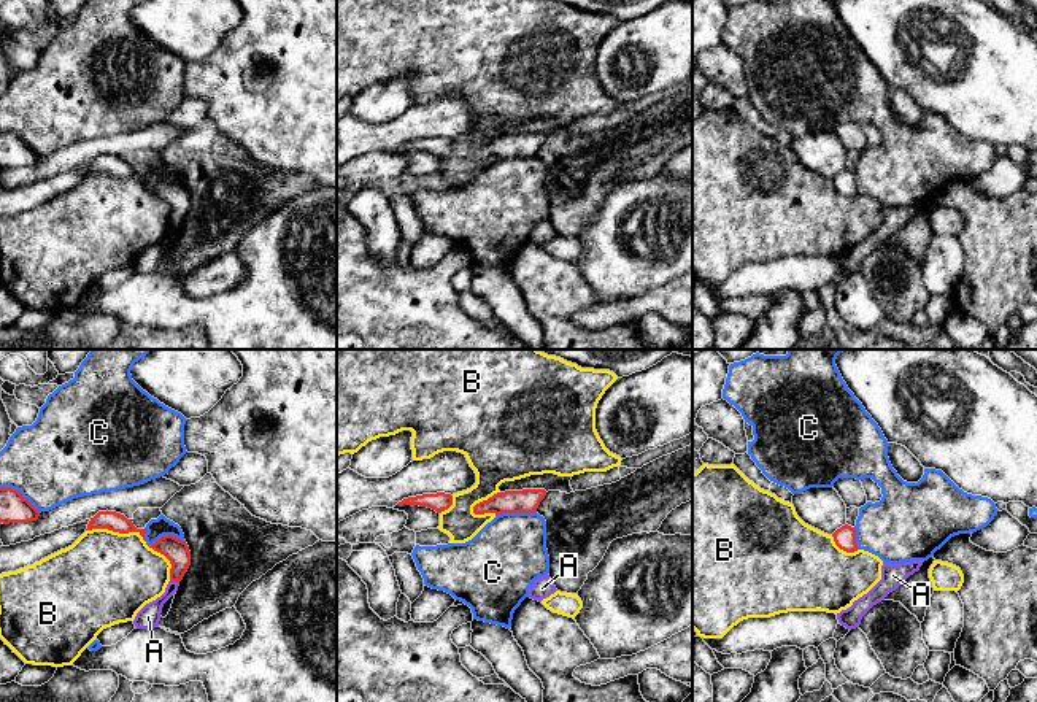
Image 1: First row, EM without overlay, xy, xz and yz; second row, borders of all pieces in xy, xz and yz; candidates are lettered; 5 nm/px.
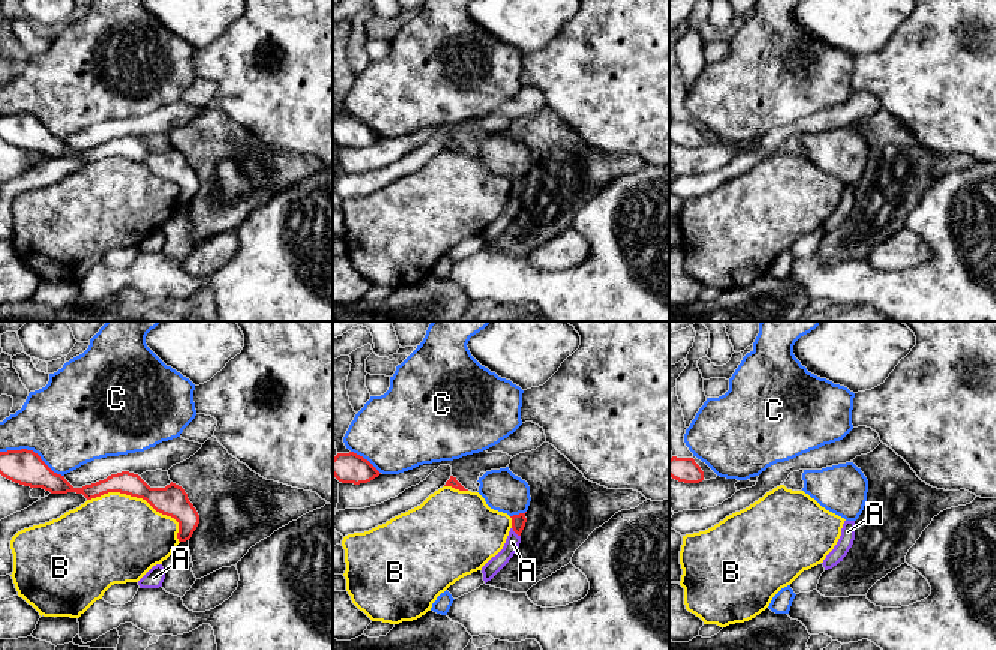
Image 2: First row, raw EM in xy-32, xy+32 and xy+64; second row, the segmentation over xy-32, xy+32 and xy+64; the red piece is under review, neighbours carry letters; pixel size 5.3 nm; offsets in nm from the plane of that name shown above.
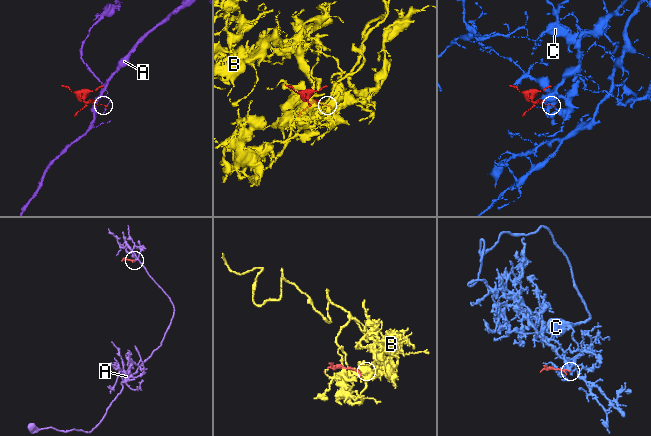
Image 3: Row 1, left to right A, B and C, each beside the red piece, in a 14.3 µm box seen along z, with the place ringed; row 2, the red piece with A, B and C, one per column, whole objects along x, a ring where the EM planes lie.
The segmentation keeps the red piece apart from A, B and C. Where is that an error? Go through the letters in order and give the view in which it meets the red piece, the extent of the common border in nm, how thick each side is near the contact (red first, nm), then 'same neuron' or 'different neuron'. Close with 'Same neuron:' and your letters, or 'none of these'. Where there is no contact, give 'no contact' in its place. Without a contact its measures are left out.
A: contact in xy; length 50 nm; calibres 120 and 110 nm; different neuron
B: contact in xy; length 500 nm; calibres 100 and 420 nm; different neuron
C: contact in xy; length 220 nm; calibres 120 and 100 nm; different neuron
Same neuron: none of these

